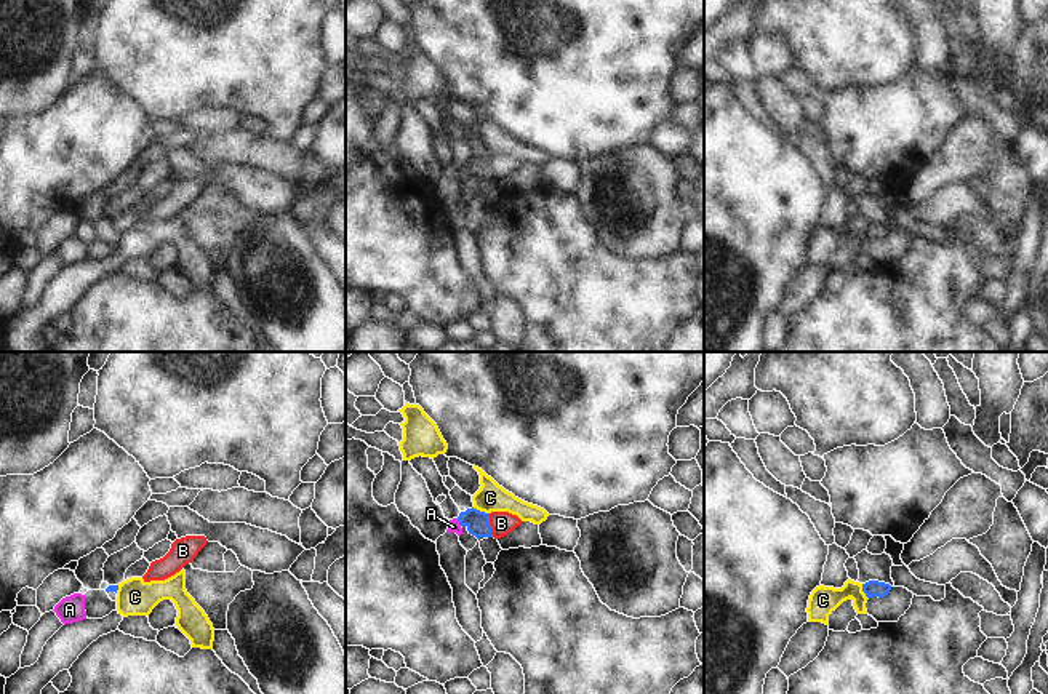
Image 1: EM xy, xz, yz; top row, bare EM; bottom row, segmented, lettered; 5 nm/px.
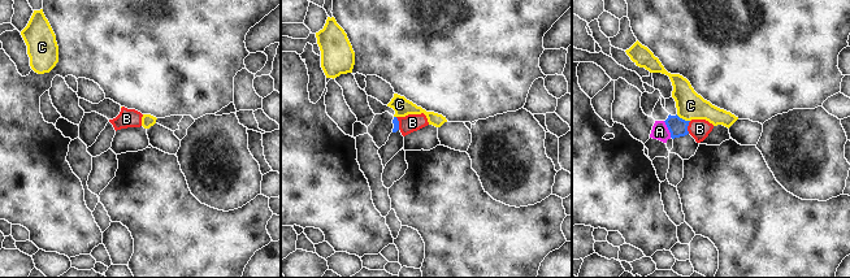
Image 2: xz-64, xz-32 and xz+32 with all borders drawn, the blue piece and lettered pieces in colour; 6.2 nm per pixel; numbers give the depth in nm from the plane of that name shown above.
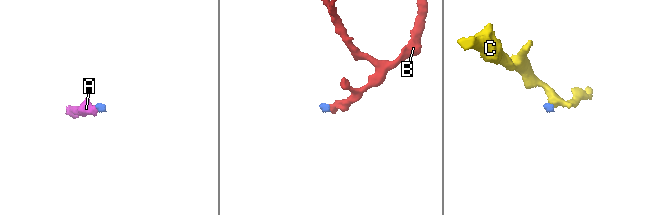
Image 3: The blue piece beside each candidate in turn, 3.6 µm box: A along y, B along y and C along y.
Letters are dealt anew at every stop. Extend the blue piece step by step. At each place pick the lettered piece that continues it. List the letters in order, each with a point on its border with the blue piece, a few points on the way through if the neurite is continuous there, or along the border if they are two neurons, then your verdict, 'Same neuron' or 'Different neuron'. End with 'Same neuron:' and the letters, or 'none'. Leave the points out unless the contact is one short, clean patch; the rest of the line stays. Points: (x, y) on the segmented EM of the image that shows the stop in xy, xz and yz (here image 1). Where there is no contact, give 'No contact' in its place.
A: Touches blue at xz (458, 520). Path across: xz (477, 522), (458, 520), (453, 526). Same neuron
B: Touches blue at xz (488, 525). Path across: xz (477, 522), (488, 525), (501, 523). Same neuron
C: Touches blue at xz (479, 510). Boundary: xz (472, 507), (487, 514). Different neuron
Same neuron: A, B

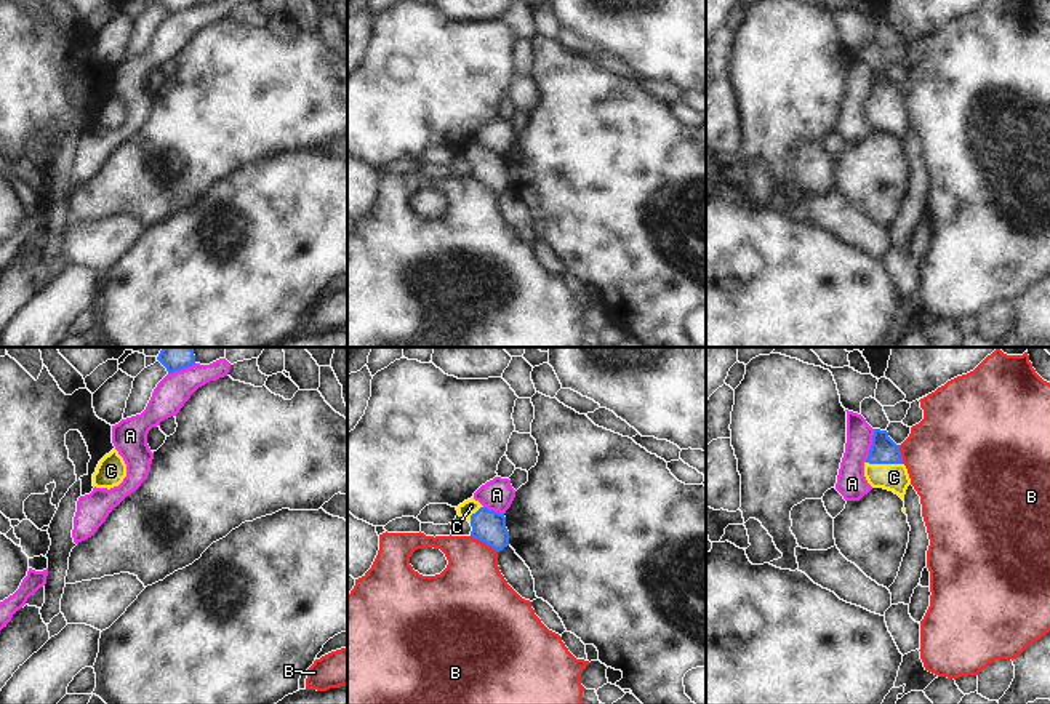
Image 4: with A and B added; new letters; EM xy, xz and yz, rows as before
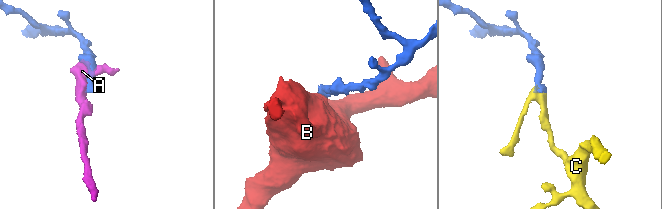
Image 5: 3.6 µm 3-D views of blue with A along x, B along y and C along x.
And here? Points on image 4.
A: Touches blue at yz (871, 445). Different neuron
B: Touches blue at xz (484, 541). Boundary: xz (471, 535), (496, 552). Different neuron
C: Touches blue at yz (884, 463). Path across: yz (884, 450), (884, 463), (893, 477). Same neuron
Same neuron: C

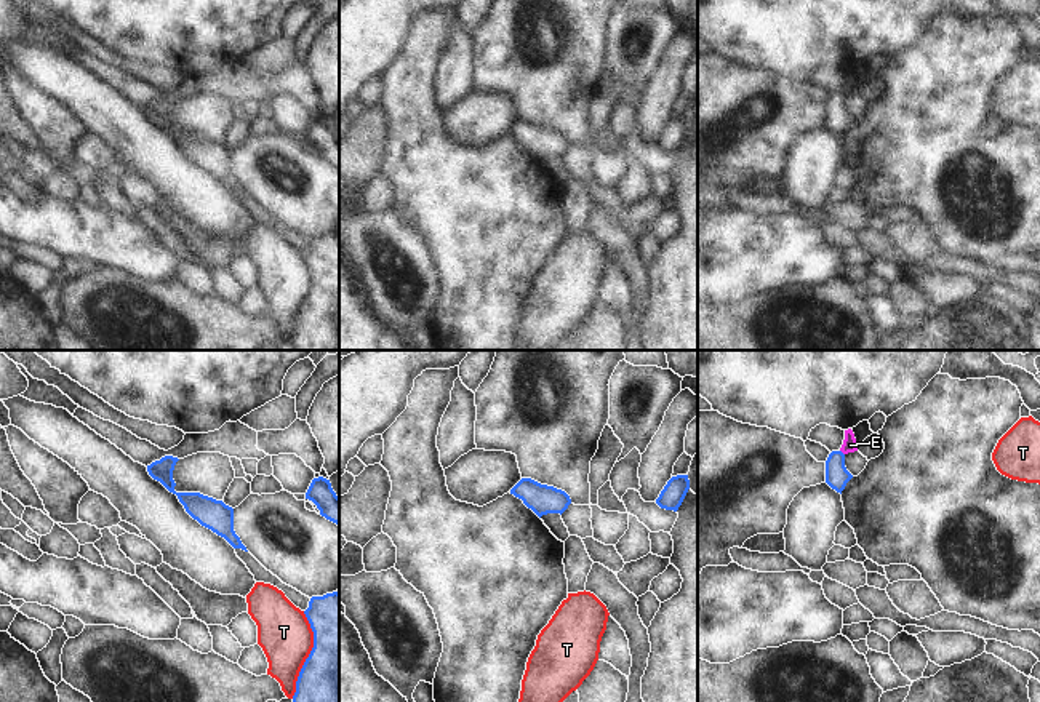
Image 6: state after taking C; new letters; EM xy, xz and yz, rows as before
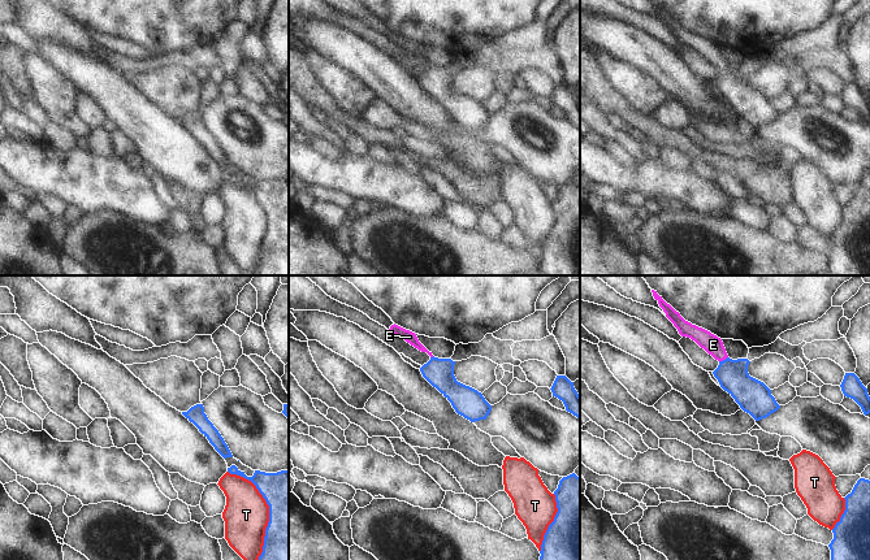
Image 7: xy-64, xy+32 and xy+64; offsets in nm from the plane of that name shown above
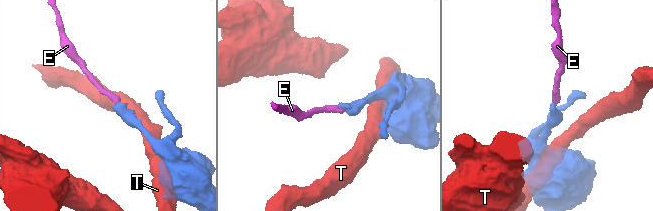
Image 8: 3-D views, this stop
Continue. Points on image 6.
E: Touches blue at yz (842, 453). Path across: yz (837, 475), (842, 453), (850, 445). Same neuron
T: Touches blue at xy (309, 654). Different neuron
Same neuron: E

